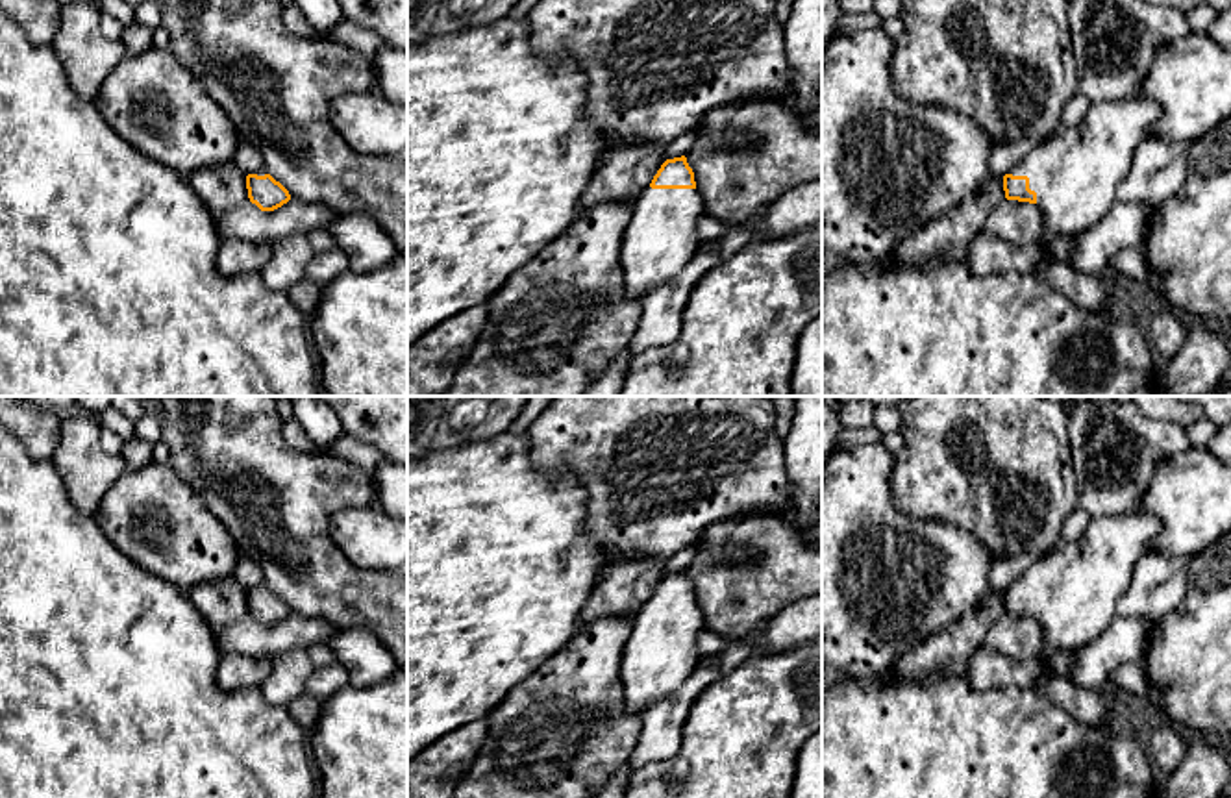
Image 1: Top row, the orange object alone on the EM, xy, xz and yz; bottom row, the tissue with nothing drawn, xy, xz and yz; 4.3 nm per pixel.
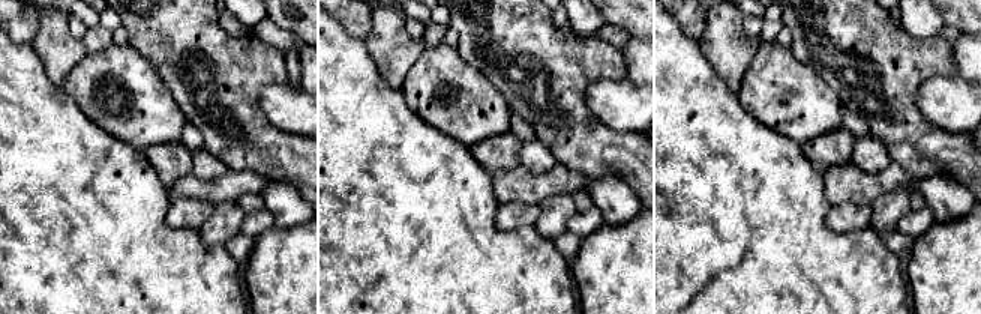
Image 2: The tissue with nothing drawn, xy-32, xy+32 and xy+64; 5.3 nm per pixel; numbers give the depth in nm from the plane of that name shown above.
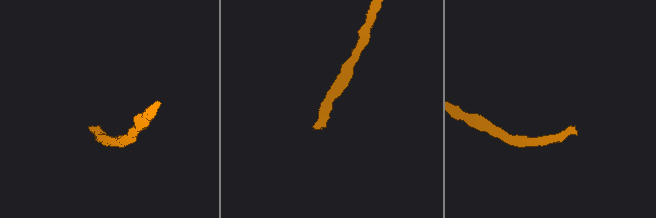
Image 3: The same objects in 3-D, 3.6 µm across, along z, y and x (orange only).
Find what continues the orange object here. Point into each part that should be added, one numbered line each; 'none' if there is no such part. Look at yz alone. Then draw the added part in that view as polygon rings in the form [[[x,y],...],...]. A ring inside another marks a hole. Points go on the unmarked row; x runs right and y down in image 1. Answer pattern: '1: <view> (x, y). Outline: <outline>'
1: yz (1076, 586). Outline: [[[1142,511],[1090,517],[1077,541],[1061,541],[1026,568],[1009,589],[1029,592],[1029,604],[1037,607],[1037,620],[1044,633],[1046,652],[1076,652],[1107,630],[1118,600],[1133,580],[1133,567],[1151,552],[1151,541],[1159,531],[1161,520]]]

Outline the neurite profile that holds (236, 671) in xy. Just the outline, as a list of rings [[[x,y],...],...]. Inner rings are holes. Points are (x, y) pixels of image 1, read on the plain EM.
[[[237,652],[224,654],[215,672],[224,691],[261,687],[272,670],[272,657],[250,657]]]

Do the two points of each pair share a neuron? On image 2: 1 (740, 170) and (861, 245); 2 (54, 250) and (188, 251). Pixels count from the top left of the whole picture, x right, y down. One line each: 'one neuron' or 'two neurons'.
1: one neuron
2: one neuron

